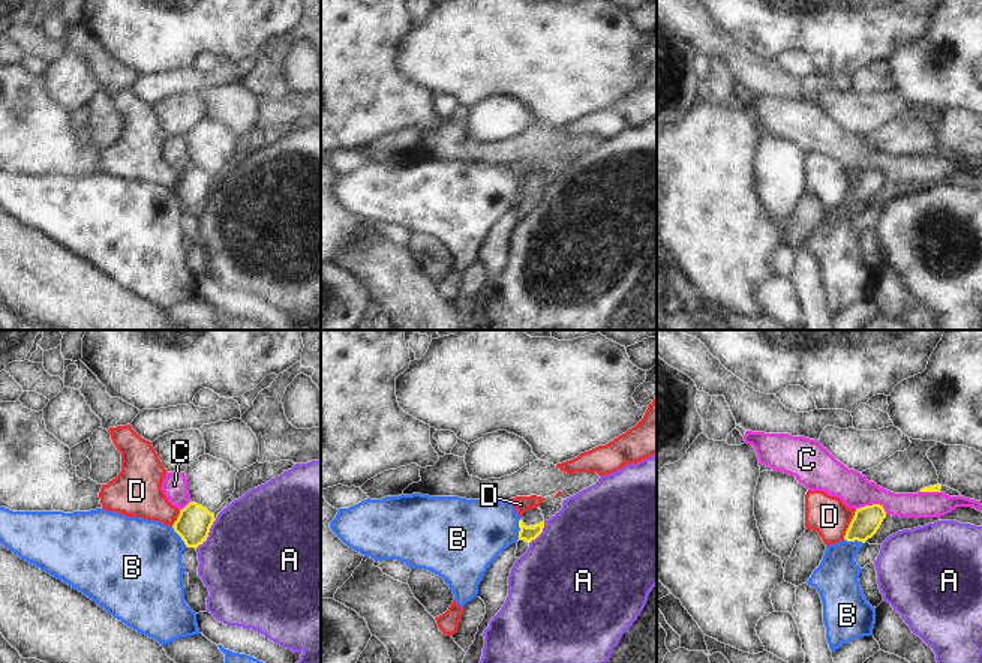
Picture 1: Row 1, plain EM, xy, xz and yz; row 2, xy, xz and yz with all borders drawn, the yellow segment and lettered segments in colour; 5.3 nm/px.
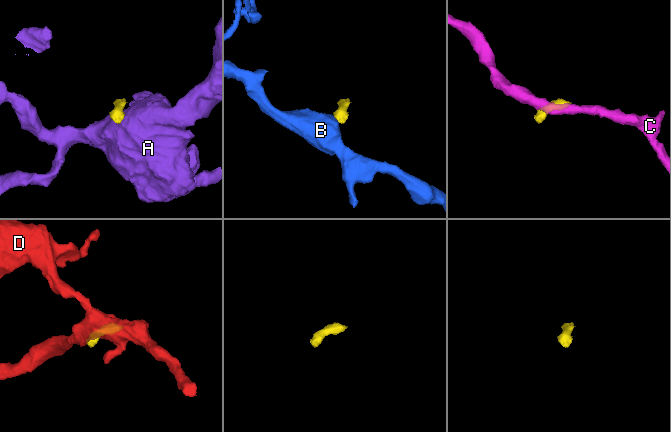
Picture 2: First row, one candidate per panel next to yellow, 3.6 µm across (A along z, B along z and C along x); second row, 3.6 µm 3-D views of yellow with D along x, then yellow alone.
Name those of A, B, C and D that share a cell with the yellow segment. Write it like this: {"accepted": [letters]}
{"accepted": []}

